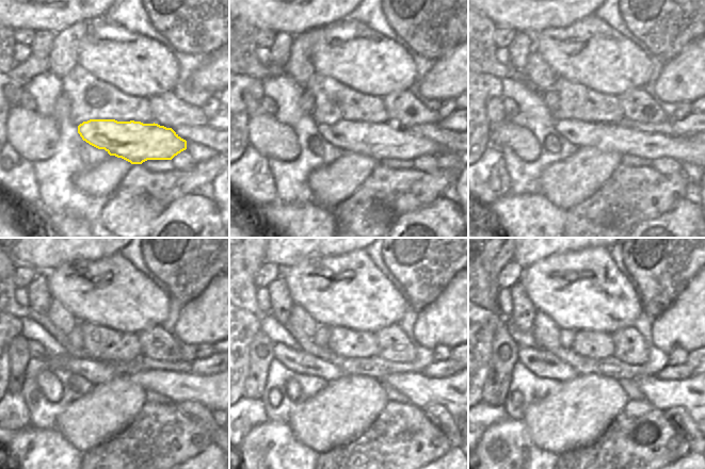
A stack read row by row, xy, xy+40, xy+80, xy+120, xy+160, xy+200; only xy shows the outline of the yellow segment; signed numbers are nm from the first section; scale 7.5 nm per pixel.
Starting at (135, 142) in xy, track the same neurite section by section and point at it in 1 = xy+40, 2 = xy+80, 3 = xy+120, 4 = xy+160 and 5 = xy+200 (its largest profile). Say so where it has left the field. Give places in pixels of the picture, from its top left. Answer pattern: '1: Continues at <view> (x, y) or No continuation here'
1: Continues at xy+40 (379, 141)
2: Continues at xy+80 (604, 136)
3: Continues at xy+120 (207, 389)
4: Continues at xy+160 (420, 389)
5: Continues at xy+200 (662, 393)

